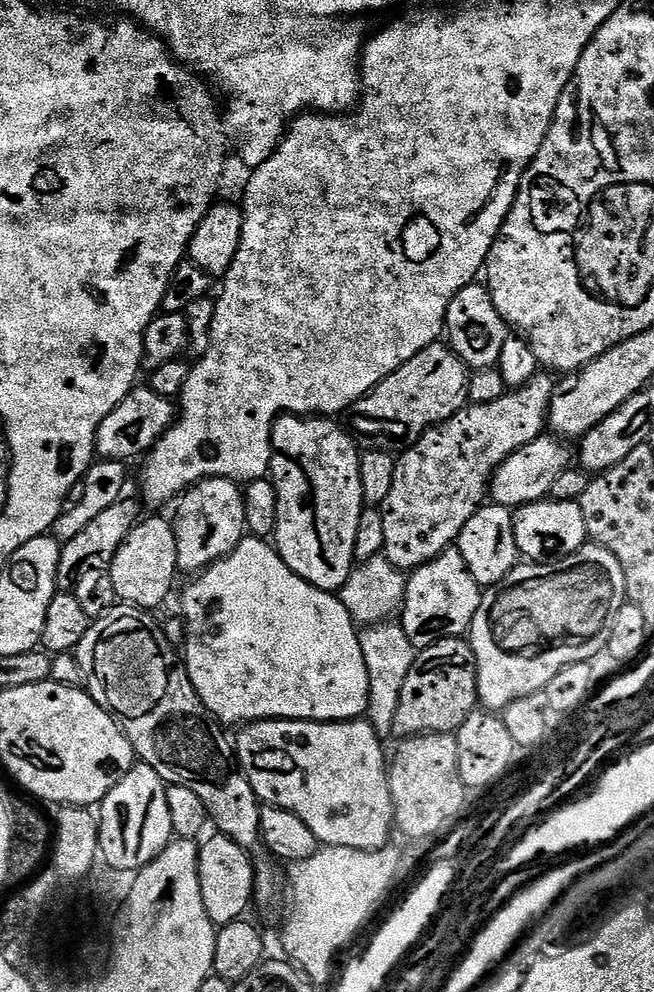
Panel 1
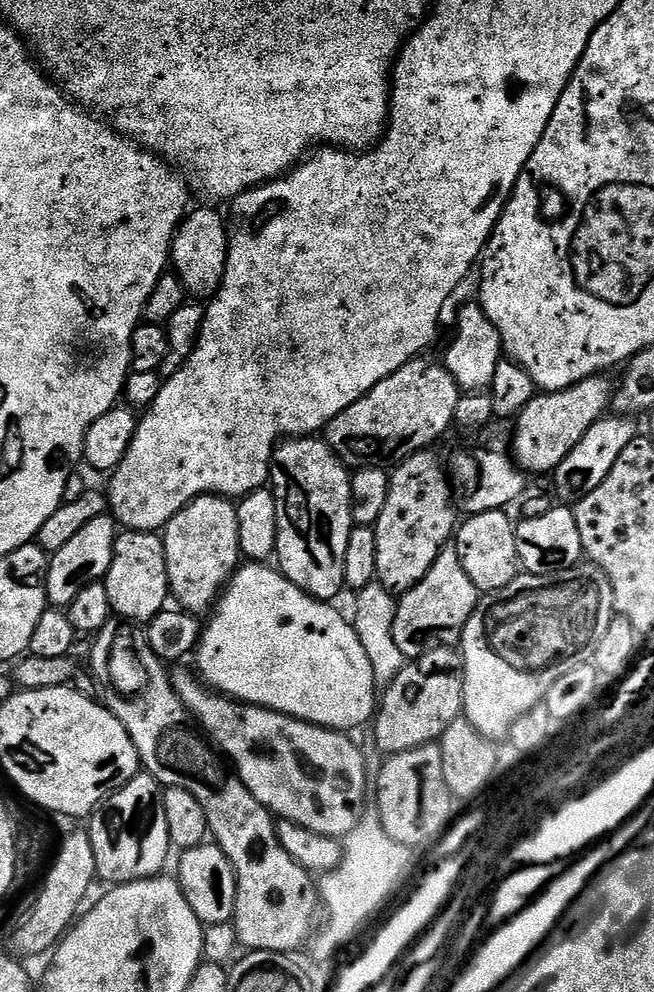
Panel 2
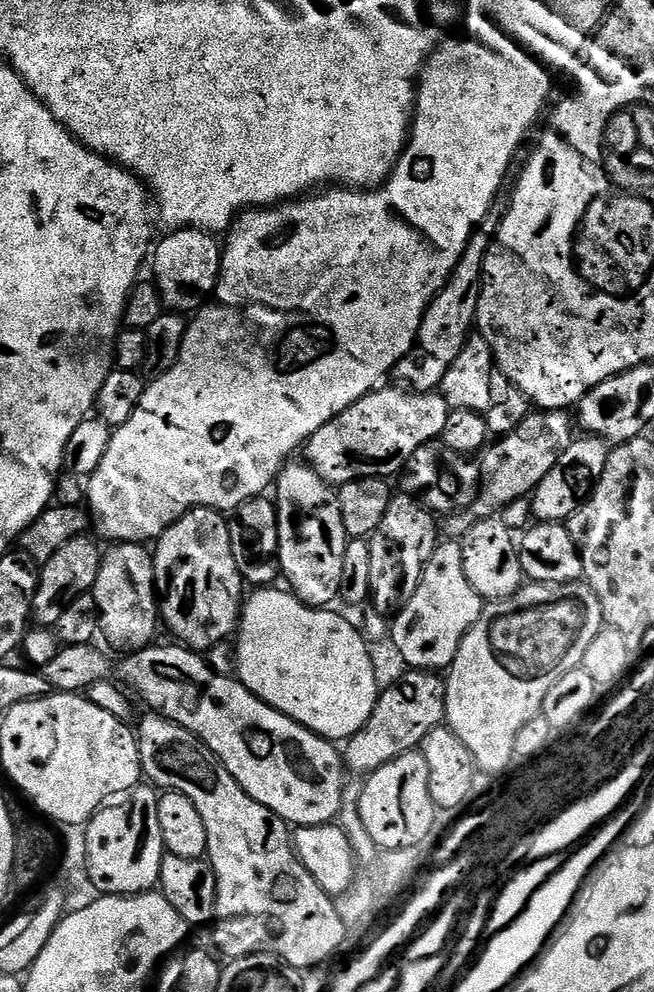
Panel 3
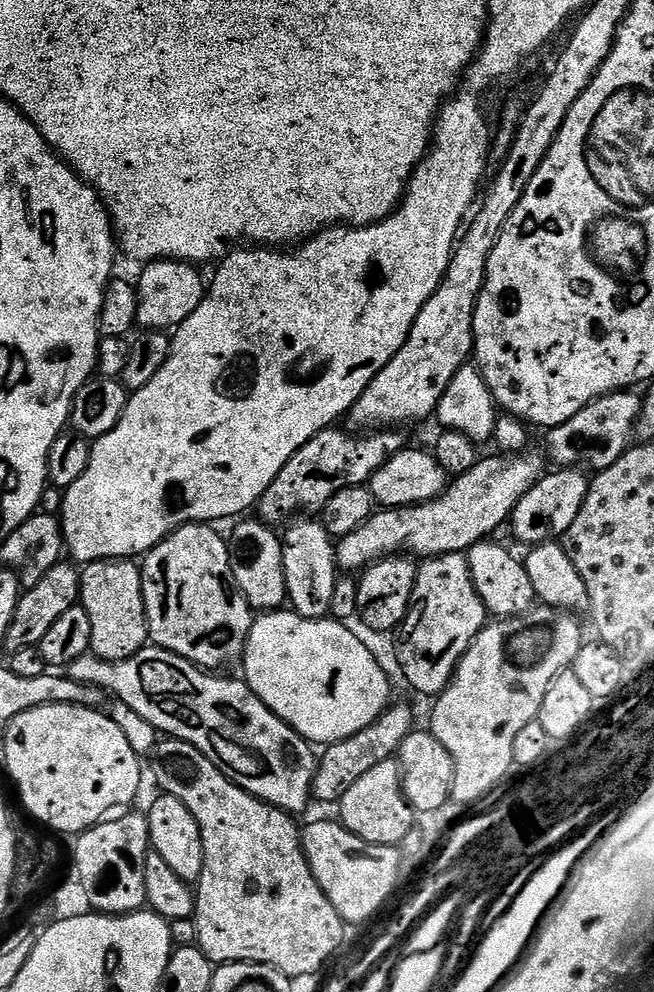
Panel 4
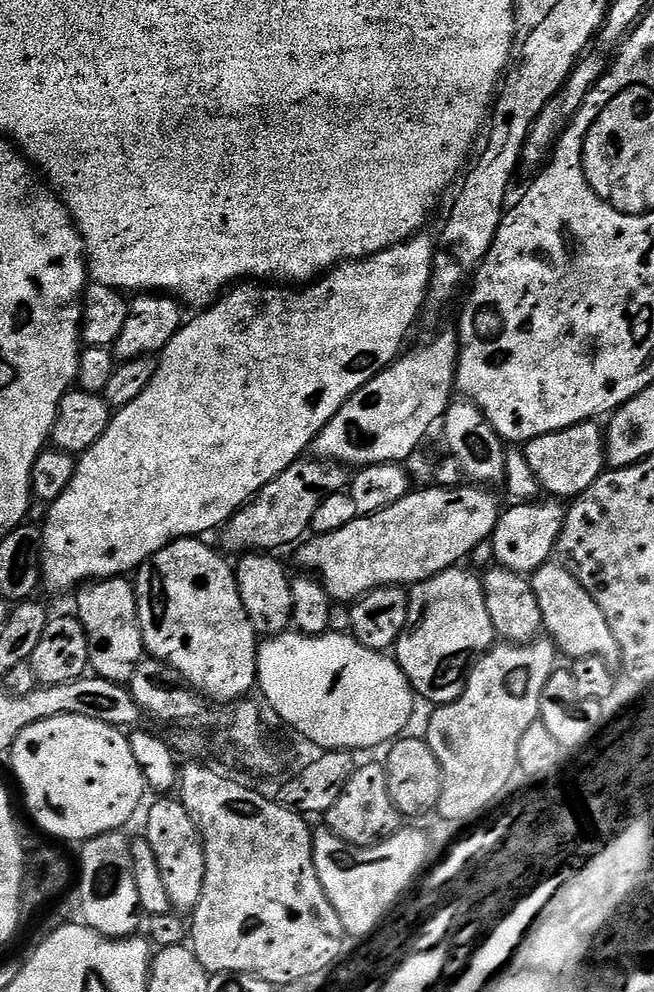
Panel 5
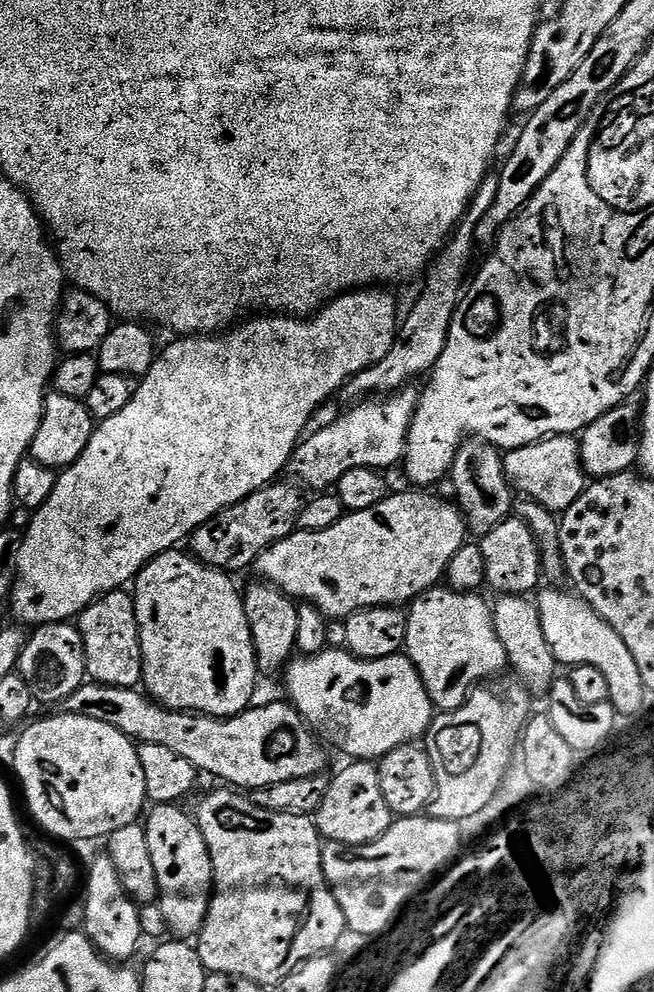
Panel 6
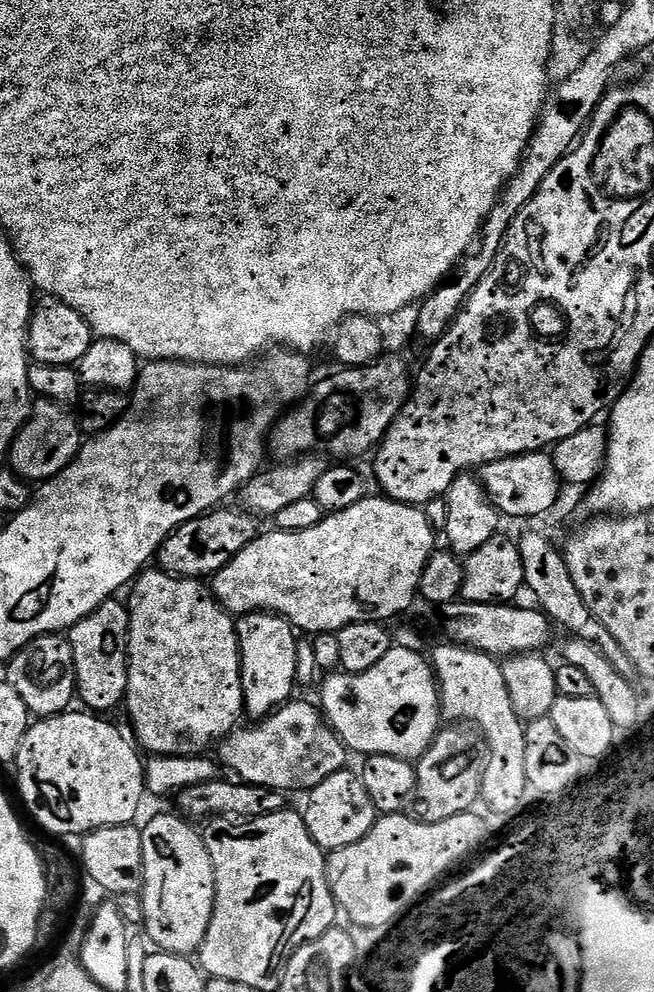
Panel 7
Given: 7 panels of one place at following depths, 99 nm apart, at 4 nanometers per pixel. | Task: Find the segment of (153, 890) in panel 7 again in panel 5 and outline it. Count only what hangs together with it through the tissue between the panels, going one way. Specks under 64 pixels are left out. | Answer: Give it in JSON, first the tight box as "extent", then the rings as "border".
{"extent":[146,798,206,914],"border":[[[160,798],[148,812],[148,832],[146,838],[158,858],[158,867],[162,870],[162,880],[166,882],[166,892],[170,894],[173,909],[188,914],[195,909],[202,898],[202,886],[206,874],[204,861],[204,843],[200,840],[200,830],[190,818],[179,799]]]}

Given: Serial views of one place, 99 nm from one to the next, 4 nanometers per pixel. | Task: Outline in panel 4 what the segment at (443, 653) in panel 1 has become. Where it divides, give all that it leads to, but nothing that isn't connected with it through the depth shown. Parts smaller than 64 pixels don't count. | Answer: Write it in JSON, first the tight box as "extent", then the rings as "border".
{"extent":[314,704,414,805],"border":[[[395,704],[384,711],[380,719],[374,721],[366,730],[358,730],[358,734],[339,740],[336,744],[329,744],[323,749],[324,756],[322,752],[316,765],[314,796],[317,801],[320,799],[324,804],[335,805],[346,794],[346,790],[350,790],[350,786],[354,786],[354,782],[362,778],[362,774],[378,766],[378,762],[391,760],[399,753],[404,739],[414,731],[414,724],[411,710]]]}

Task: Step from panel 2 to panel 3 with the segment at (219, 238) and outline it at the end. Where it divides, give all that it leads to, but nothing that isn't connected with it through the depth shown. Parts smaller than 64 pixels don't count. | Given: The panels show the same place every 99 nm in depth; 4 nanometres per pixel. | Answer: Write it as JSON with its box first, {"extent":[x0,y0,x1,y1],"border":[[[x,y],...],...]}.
{"extent":[151,228,221,314],"border":[[[177,228],[167,235],[151,253],[151,279],[160,292],[160,303],[165,309],[177,314],[195,314],[205,302],[213,299],[220,277],[221,241],[211,233],[201,232],[199,228]]]}

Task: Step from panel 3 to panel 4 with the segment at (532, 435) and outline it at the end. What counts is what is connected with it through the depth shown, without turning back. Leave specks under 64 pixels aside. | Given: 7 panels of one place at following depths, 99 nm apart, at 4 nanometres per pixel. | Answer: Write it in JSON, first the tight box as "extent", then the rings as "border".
{"extent":[336,451,545,570],"border":[[[532,451],[521,455],[493,454],[489,460],[477,459],[476,465],[455,477],[438,498],[409,508],[377,511],[365,524],[358,526],[354,534],[343,537],[336,544],[337,565],[344,570],[363,570],[387,556],[403,553],[407,544],[416,558],[467,553],[481,540],[489,539],[499,525],[509,522],[520,499],[545,475],[545,457]]]}

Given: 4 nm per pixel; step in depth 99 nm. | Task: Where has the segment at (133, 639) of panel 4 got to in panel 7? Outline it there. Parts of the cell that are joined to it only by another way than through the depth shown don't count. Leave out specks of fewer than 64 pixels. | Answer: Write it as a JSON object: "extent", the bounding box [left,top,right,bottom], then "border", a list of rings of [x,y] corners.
{"extent":[67,598,130,714],"border":[[[113,598],[94,609],[89,616],[72,625],[67,633],[74,650],[76,694],[85,709],[96,714],[108,714],[111,708],[124,704],[128,689],[128,639],[130,614],[127,603]]]}

